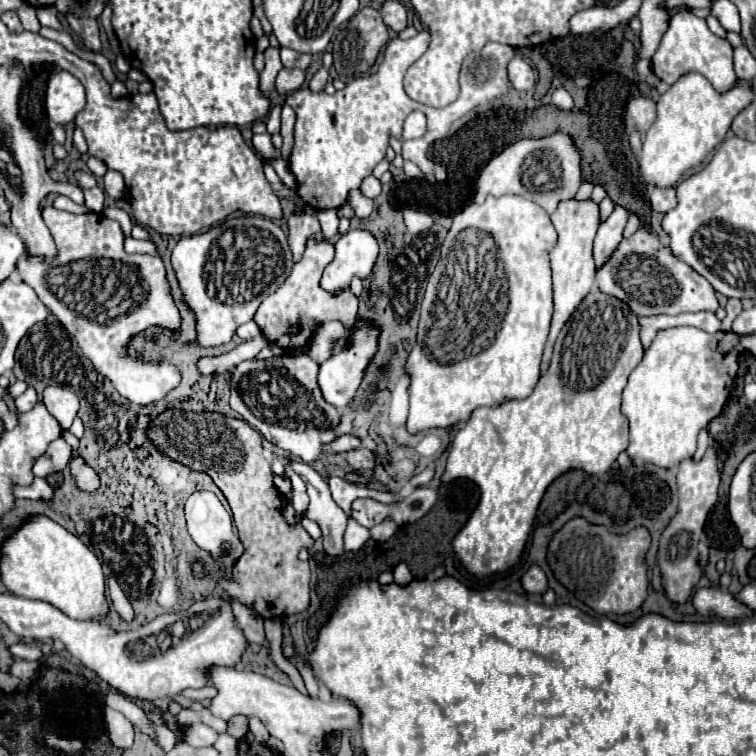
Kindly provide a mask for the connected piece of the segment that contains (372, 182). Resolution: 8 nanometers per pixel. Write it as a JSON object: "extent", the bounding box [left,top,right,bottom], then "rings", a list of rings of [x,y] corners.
{"extent":[360,176,382,198],"rings":[[[368,176],[368,178],[362,182],[360,190],[362,190],[362,194],[364,194],[364,196],[368,196],[368,198],[376,198],[376,196],[380,194],[382,186],[380,186],[380,180],[378,180],[378,178]]]}

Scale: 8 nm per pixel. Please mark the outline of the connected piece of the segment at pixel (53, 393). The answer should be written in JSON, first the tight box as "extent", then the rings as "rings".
{"extent":[42,386,78,430],"rings":[[[46,386],[42,392],[42,402],[64,430],[70,428],[78,412],[78,398],[74,392],[68,392],[60,386]]]}

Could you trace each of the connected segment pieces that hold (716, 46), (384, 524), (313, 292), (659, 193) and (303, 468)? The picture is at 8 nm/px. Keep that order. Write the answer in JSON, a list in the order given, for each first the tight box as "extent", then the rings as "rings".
[{"extent":[652,8,736,92],"rings":[[[680,8],[678,12],[672,14],[670,26],[662,36],[662,42],[656,50],[656,54],[652,56],[652,64],[654,64],[654,74],[668,84],[674,84],[686,72],[700,72],[702,76],[706,76],[710,80],[710,84],[716,90],[724,92],[724,90],[732,88],[732,84],[736,80],[736,74],[732,68],[730,42],[726,38],[718,38],[716,34],[712,34],[706,20],[694,16],[686,8]]]},{"extent":[370,518,399,542],"rings":[[[390,518],[383,520],[380,524],[370,529],[370,535],[373,540],[385,542],[390,539],[397,531],[399,526]]]},{"extent":[254,238,358,350],"rings":[[[308,238],[306,250],[300,262],[294,264],[292,274],[272,296],[268,296],[260,304],[254,322],[258,324],[258,328],[262,330],[264,338],[270,344],[282,350],[298,350],[304,348],[308,340],[312,340],[312,336],[316,334],[318,326],[326,322],[338,320],[342,322],[344,328],[354,324],[354,318],[358,314],[358,298],[354,296],[354,292],[350,288],[344,288],[344,292],[324,292],[324,288],[320,288],[320,276],[324,268],[332,262],[332,256],[334,256],[332,242]]]},{"extent":[650,188,676,214],"rings":[[[650,188],[650,206],[656,212],[666,214],[676,206],[676,192],[674,188]]]},{"extent":[282,456,350,556],"rings":[[[292,456],[282,458],[286,464],[292,466],[292,470],[306,482],[310,504],[306,510],[306,516],[314,520],[322,528],[322,538],[324,538],[324,550],[332,556],[338,556],[344,552],[342,544],[342,534],[346,530],[346,524],[350,516],[332,500],[328,484],[324,478],[308,464],[294,460]]]}]

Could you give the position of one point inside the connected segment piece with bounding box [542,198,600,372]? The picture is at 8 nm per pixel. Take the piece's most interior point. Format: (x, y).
(576, 221)

